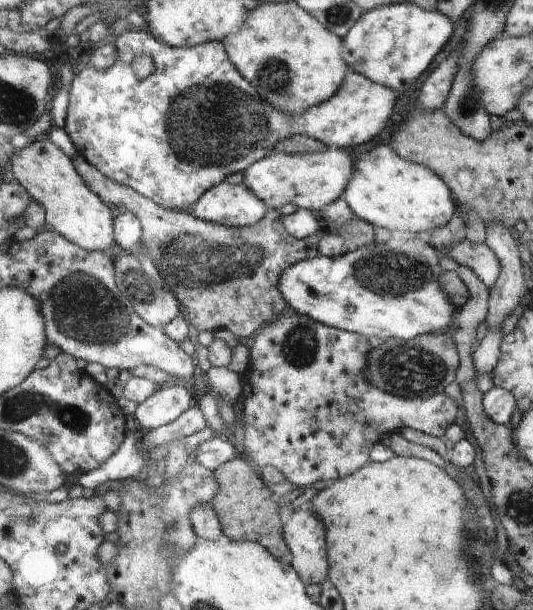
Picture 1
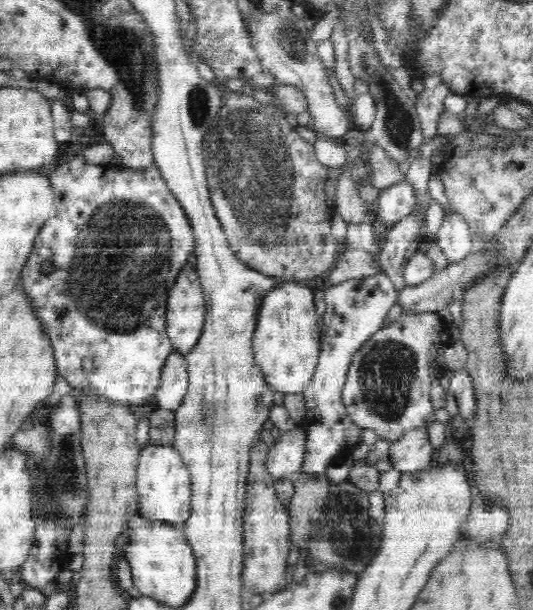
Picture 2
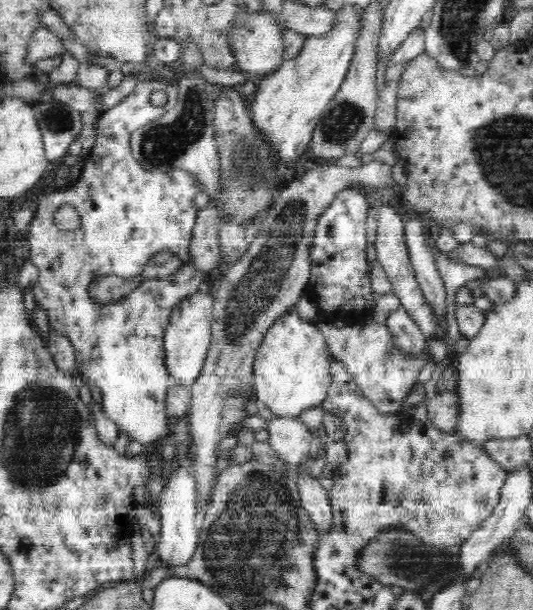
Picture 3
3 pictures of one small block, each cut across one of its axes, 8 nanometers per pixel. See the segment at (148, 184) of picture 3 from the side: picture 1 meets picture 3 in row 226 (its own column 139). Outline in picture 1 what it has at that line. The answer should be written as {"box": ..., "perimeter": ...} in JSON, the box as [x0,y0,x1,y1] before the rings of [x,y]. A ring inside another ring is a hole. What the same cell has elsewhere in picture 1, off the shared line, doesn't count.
{"box":[65,28,395,212],"perimeter":[[[133,28],[115,44],[119,48],[119,58],[113,68],[101,72],[87,64],[87,68],[77,70],[71,84],[71,108],[65,132],[75,144],[77,154],[83,154],[85,160],[95,164],[107,178],[141,192],[167,210],[193,212],[211,188],[223,184],[223,180],[235,176],[235,172],[247,172],[293,136],[311,136],[325,142],[329,148],[339,150],[365,144],[383,128],[383,116],[389,118],[395,98],[391,88],[379,86],[357,72],[349,72],[343,88],[333,100],[293,116],[279,110],[269,100],[263,100],[253,84],[249,84],[233,66],[227,46],[217,40],[195,48],[173,48],[157,40],[149,28]],[[139,54],[151,54],[155,64],[155,72],[145,80],[139,80],[133,68],[133,60]]]}

